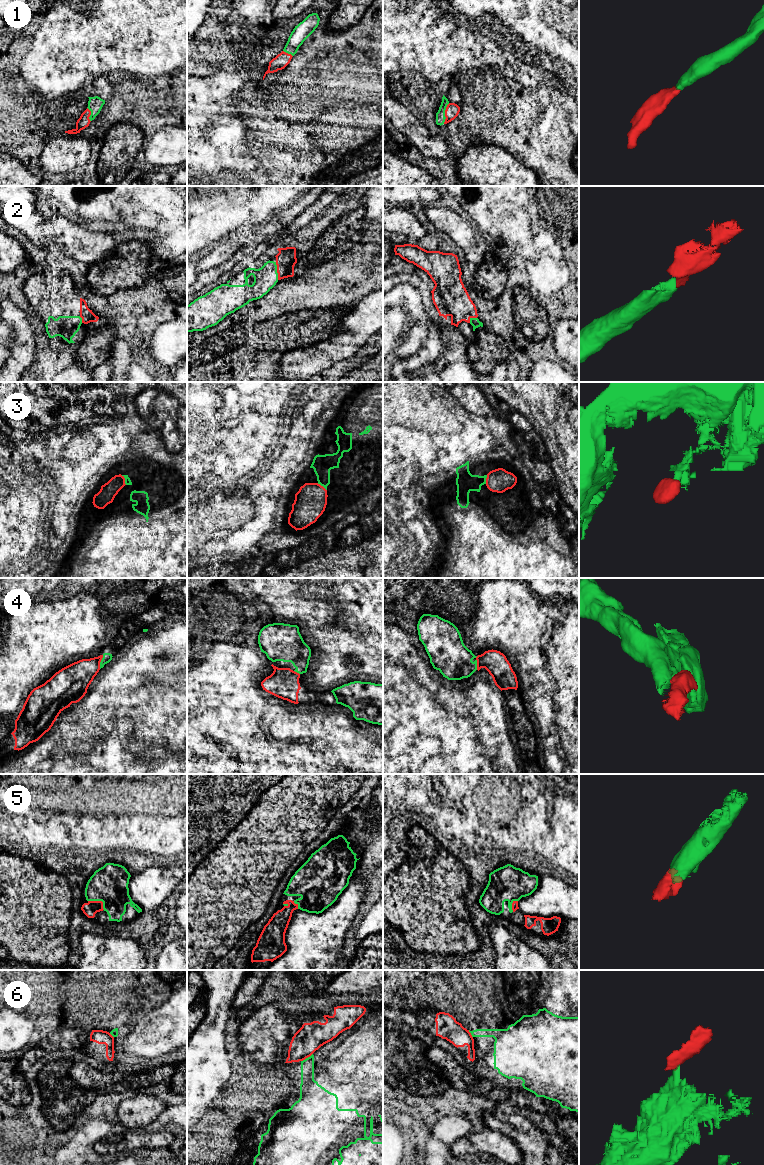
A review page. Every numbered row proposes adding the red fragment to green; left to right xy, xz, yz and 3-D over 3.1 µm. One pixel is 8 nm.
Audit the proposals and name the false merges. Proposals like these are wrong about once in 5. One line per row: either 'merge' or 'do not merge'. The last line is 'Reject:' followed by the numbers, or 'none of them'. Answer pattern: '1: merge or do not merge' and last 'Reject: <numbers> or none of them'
1: merge
2: merge
3: do not merge
4: merge
5: merge
6: do not merge
Reject: 3, 6

